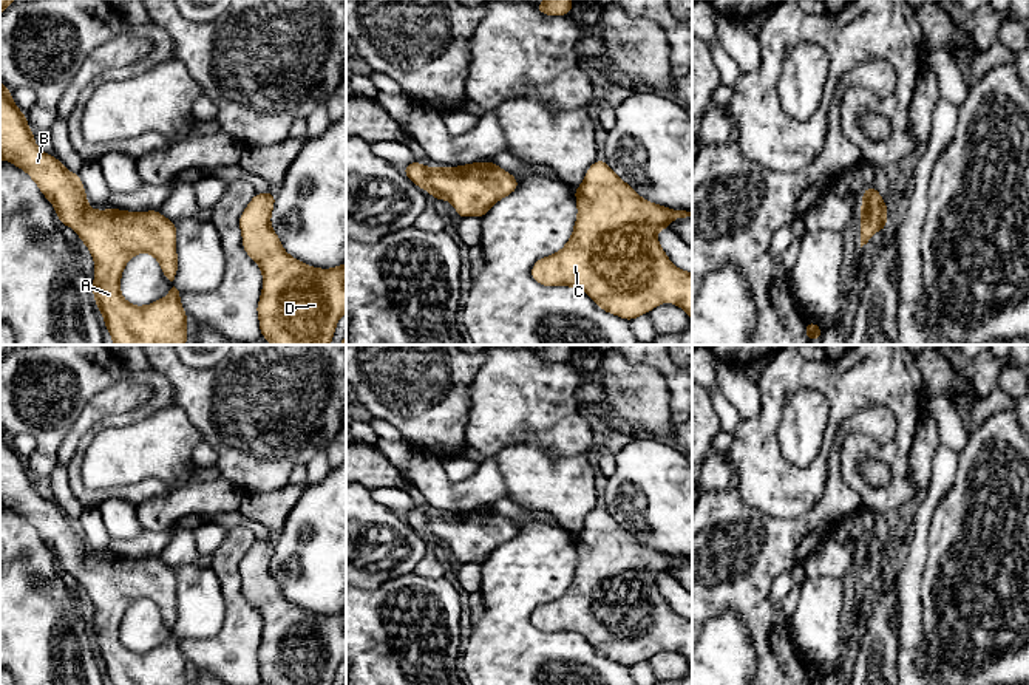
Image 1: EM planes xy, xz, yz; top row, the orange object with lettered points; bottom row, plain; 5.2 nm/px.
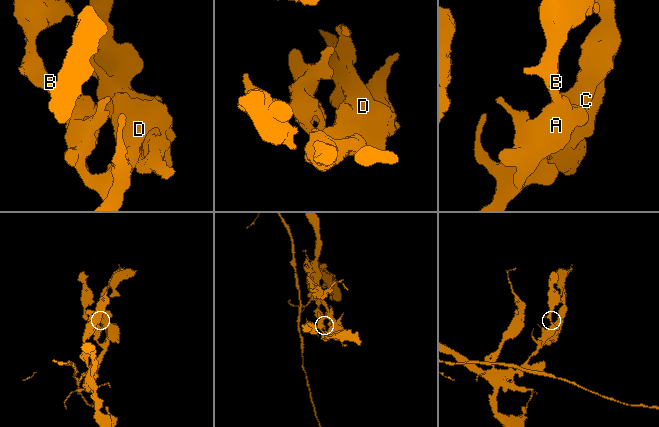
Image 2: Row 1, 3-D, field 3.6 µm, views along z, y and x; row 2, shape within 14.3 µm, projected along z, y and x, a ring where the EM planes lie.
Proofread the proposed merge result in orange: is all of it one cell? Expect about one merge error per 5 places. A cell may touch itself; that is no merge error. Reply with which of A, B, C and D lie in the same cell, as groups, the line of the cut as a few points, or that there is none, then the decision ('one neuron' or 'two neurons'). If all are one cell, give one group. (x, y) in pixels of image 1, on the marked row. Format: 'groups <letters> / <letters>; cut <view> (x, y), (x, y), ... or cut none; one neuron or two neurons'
groups A B C D; cut none; one neuron

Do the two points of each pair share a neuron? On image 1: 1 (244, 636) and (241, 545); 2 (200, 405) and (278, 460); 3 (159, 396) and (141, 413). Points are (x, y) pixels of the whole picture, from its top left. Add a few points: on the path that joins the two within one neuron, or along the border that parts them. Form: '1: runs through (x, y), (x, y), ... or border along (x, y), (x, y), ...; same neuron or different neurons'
1: runs through (240, 613), (232, 592), (232, 568); same neuron
2: runs through (220, 405), (224, 405), (258, 439); same neuron
3: runs through (155, 401), (146, 410); same neuron

